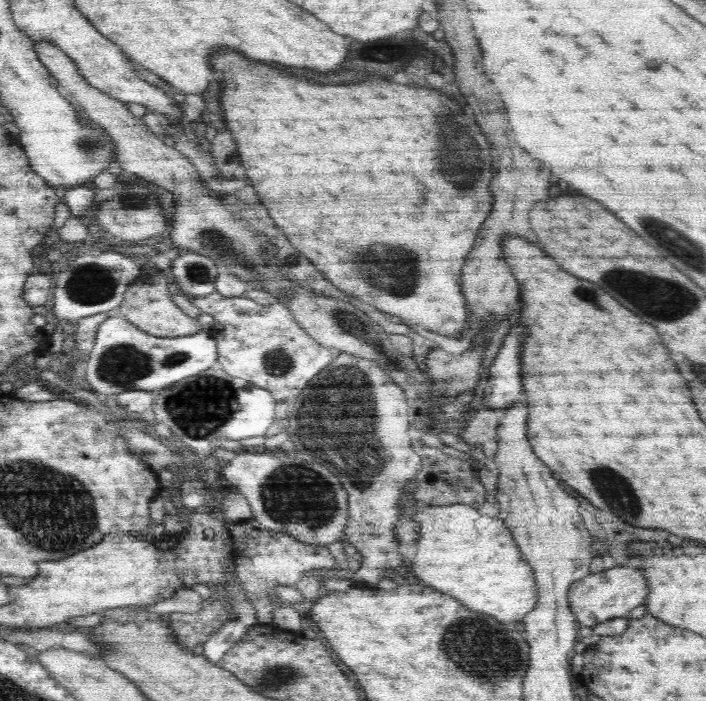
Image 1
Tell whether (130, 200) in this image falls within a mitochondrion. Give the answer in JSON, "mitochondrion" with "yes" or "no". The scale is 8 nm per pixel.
{"mitochondrion":"yes"}

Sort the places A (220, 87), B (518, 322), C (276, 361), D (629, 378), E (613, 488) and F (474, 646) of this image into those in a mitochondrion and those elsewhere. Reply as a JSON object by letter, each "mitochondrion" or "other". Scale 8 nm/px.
{"A":"other","B":"other","C":"mitochondrion","D":"other","E":"mitochondrion","F":"mitochondrion"}

